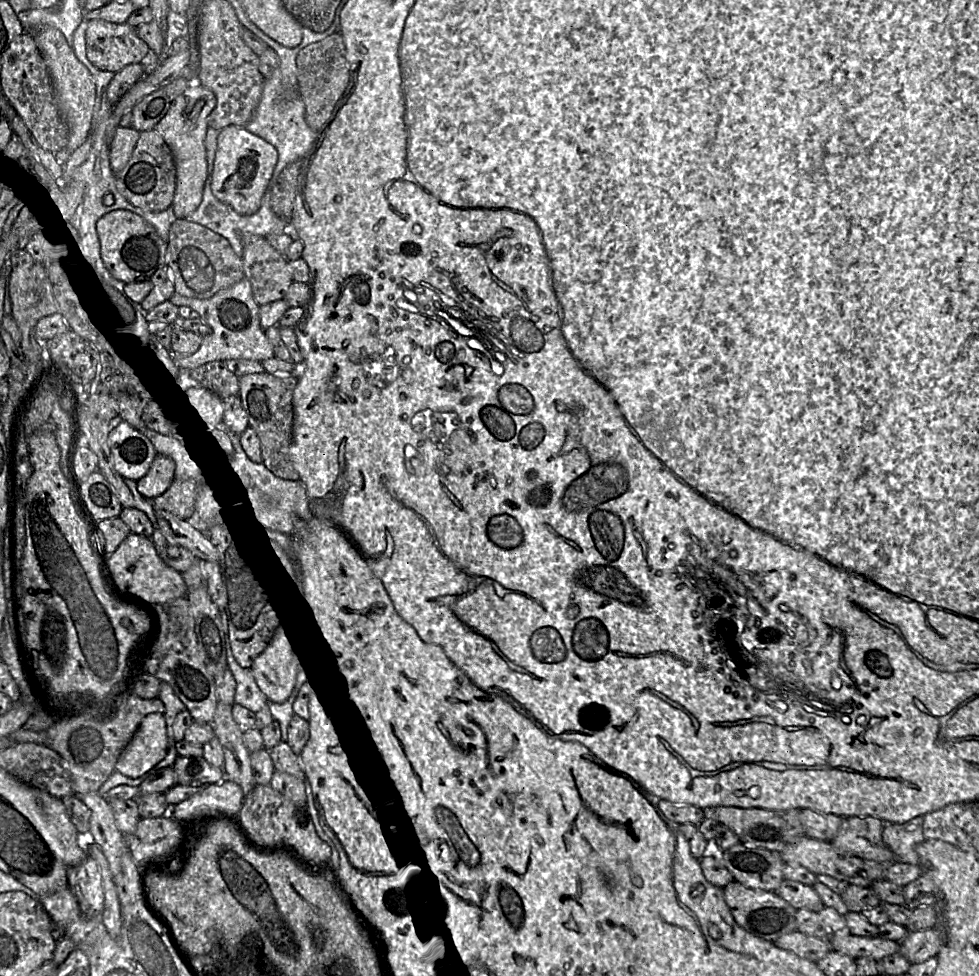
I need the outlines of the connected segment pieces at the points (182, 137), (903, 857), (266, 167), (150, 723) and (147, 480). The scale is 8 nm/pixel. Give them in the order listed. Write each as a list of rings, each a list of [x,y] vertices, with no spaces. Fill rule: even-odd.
[[[199,82],[190,83],[154,128],[170,148],[175,163],[176,187],[171,207],[176,218],[186,218],[199,207],[202,201],[204,185],[208,177],[205,150],[207,118],[215,105],[216,97],[212,91]]]
[[[918,816],[903,824],[885,823],[883,842],[894,853],[897,862],[919,864],[916,848],[925,840],[923,819]]]
[[[234,125],[221,129],[211,173],[211,191],[220,202],[240,215],[252,215],[261,205],[261,200],[271,186],[271,179],[278,161],[276,148],[247,131]]]
[[[164,714],[146,715],[131,741],[119,756],[115,770],[137,778],[163,760],[168,751],[167,728]]]
[[[157,454],[147,474],[137,481],[138,492],[148,500],[163,494],[175,479],[173,459]]]

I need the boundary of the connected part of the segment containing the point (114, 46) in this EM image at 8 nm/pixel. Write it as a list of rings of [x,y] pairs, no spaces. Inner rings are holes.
[[[89,20],[85,34],[86,55],[97,68],[116,73],[127,65],[143,63],[150,57],[150,48],[138,35],[136,27],[125,23],[105,20]]]

